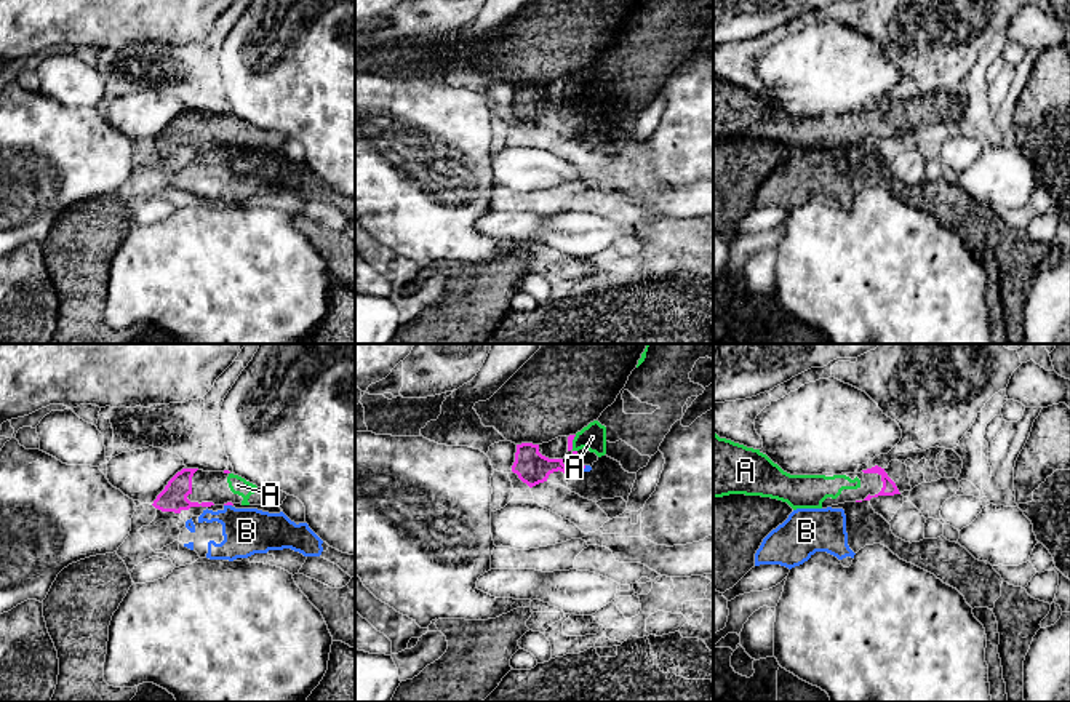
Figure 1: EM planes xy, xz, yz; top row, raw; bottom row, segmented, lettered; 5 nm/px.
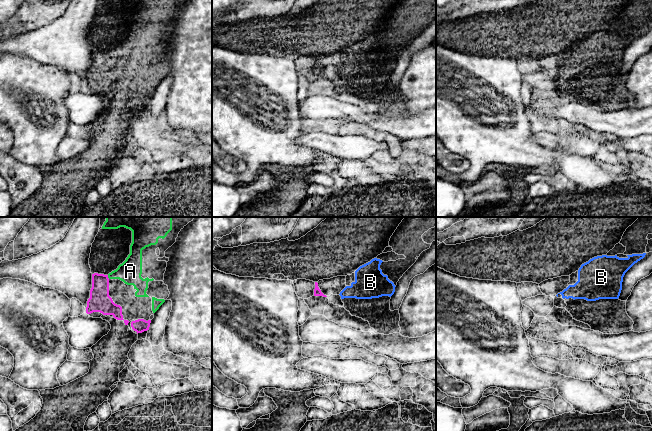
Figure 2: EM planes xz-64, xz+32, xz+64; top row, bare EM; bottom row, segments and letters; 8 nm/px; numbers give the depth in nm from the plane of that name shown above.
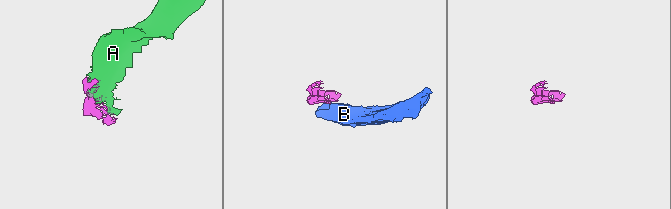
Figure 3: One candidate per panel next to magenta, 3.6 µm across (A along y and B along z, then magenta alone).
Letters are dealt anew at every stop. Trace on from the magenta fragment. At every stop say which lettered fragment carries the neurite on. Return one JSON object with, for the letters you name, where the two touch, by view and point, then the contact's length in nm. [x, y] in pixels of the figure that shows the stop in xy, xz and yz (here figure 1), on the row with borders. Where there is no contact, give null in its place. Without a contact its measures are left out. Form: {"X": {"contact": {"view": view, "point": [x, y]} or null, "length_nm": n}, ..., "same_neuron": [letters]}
{"A": {"contact": {"view": "xz", "point": [571, 443]}, "length_nm": 90}, "same_neuron": ["A"]}

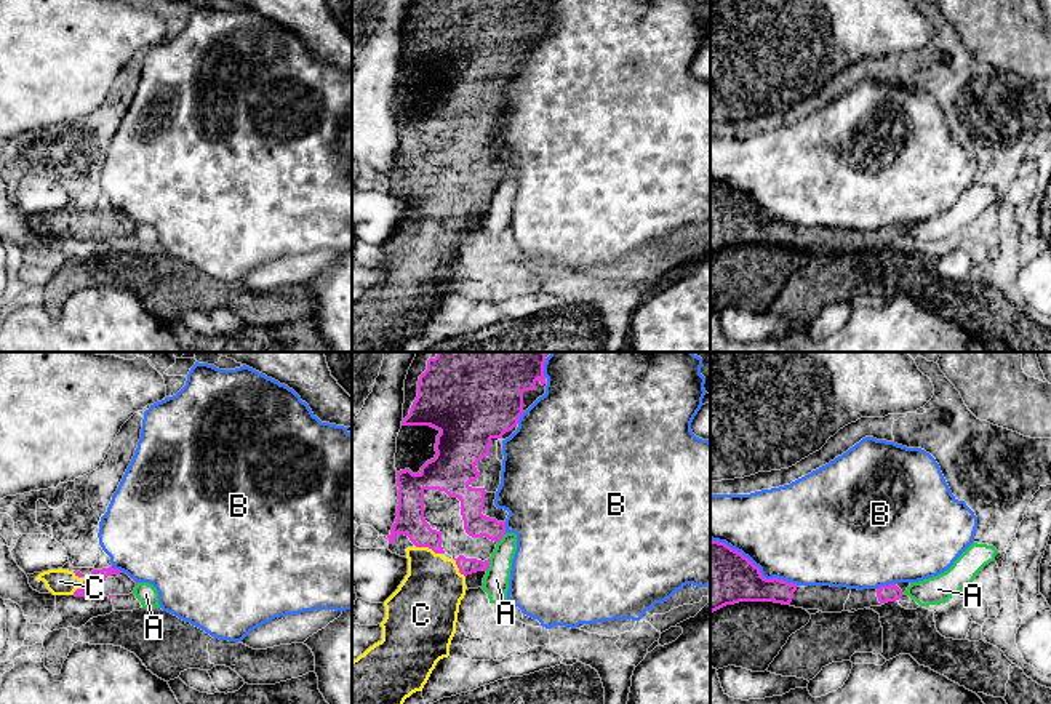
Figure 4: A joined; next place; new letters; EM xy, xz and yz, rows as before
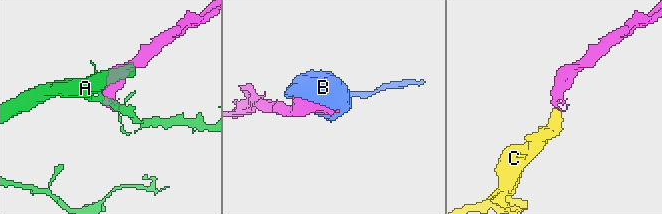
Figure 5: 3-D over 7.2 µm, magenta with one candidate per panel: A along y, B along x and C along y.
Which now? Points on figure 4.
{"C": {"contact": {"view": "xz", "point": [429, 548]}, "length_nm": 150}, "same_neuron": ["C"]}

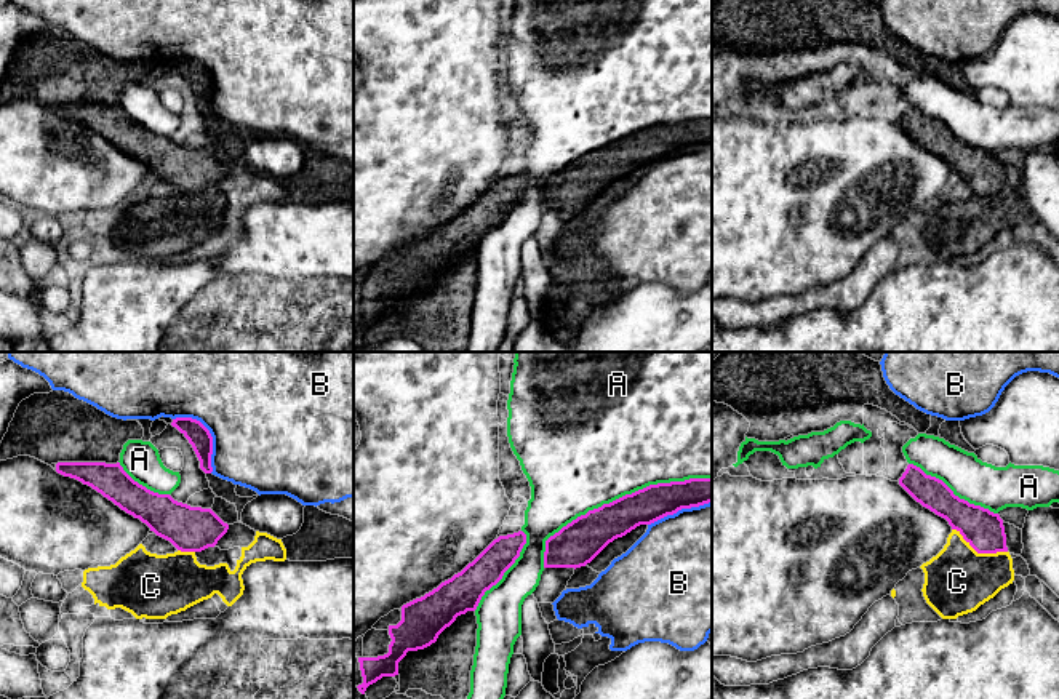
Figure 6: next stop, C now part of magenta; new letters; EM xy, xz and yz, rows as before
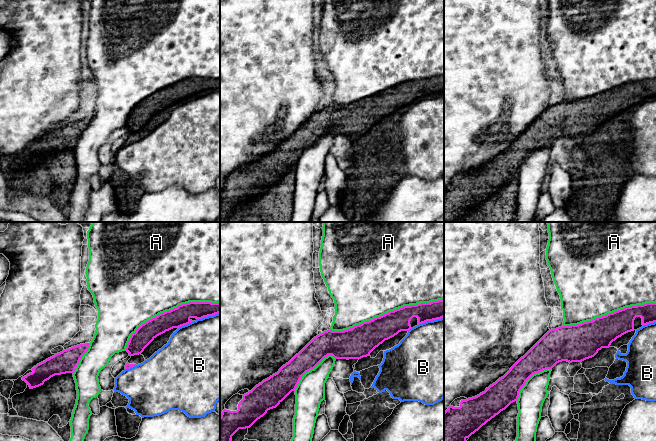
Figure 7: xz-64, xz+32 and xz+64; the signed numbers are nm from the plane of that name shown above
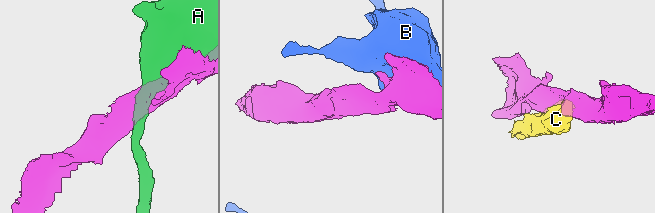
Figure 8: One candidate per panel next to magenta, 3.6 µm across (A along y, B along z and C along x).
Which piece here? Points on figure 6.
{"same_neuron": []}

